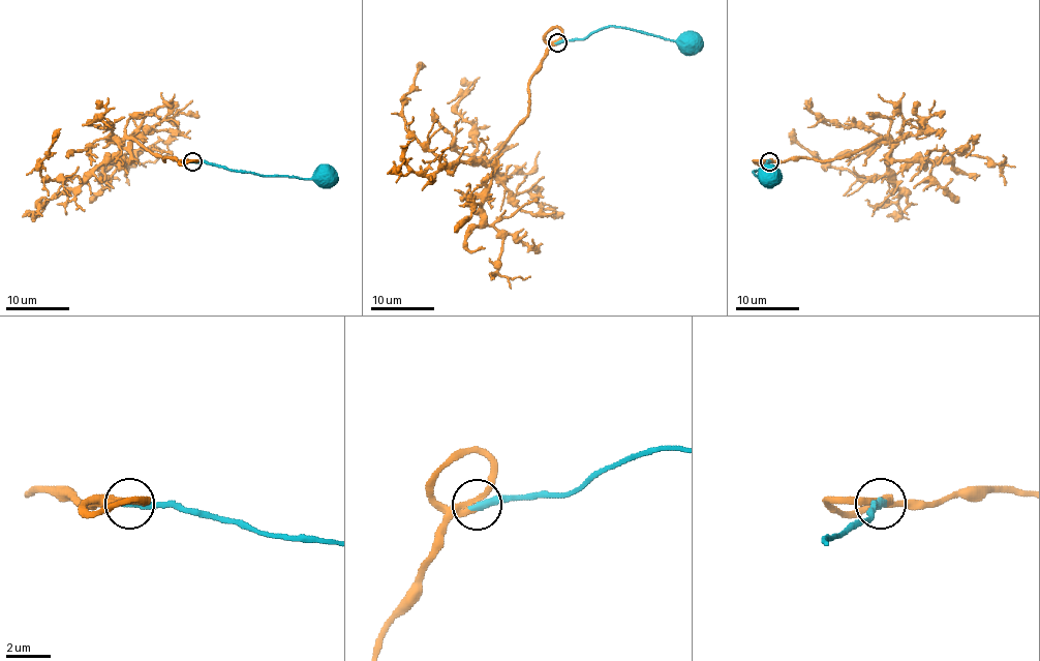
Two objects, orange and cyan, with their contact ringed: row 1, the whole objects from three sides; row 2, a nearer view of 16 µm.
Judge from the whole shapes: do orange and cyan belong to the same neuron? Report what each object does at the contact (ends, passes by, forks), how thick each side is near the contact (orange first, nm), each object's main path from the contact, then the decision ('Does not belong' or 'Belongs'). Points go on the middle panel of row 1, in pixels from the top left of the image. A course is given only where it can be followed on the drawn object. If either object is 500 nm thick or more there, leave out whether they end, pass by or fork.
At the ring orange passes by. At the ring cyan ends. Thickness 280 nm (orange) against 400 nm. Course of orange: (557, 41), (530, 80), (527, 115), (486, 163), (449, 163), (410, 131), (402, 100), (425, 65). Course of cyan: (557, 41), (581, 40), (610, 26), (689, 44). Belongs

